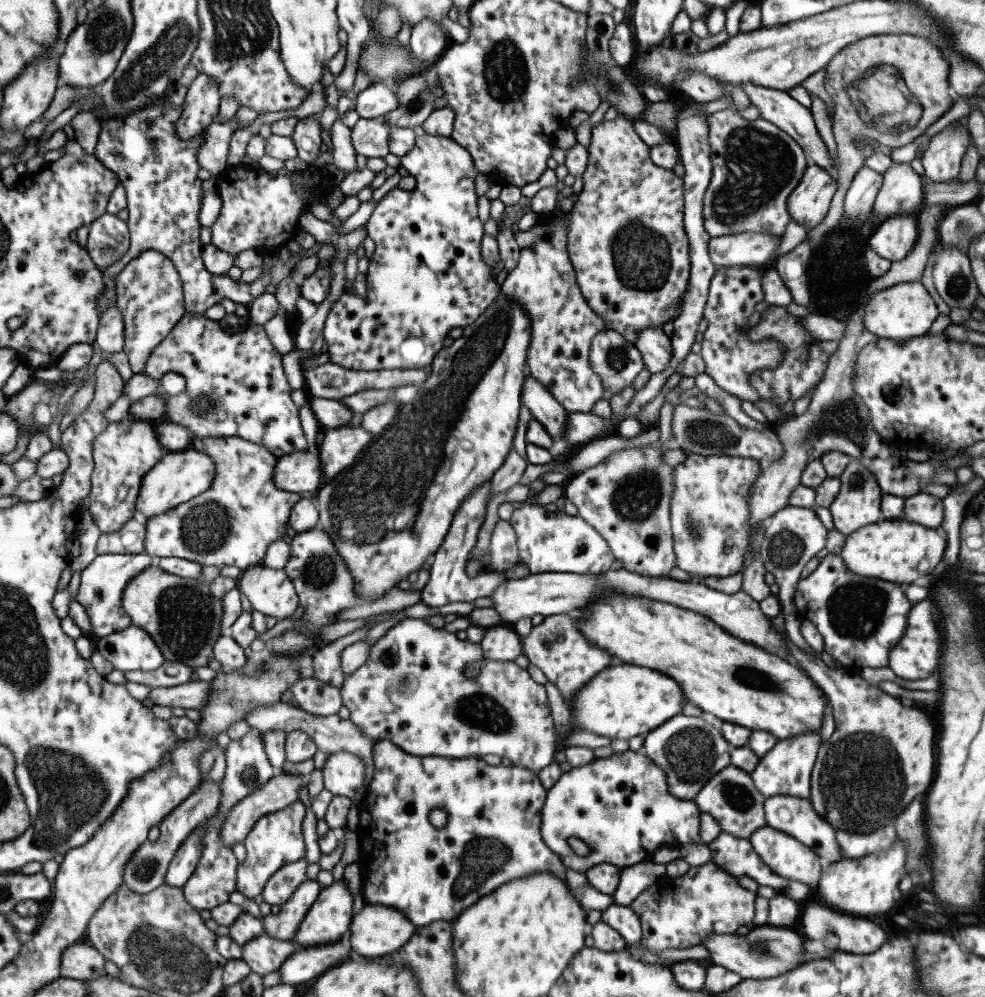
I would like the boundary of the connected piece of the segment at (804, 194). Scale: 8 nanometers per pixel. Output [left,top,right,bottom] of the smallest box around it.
[786,162,837,231]

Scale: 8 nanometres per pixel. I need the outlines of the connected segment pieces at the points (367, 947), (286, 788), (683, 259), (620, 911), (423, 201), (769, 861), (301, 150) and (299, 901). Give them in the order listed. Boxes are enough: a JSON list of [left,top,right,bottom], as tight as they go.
[[349,905,415,959],[219,771,307,848],[566,115,690,343],[600,904,641,945],[323,132,500,370],[748,825,820,886],[289,113,322,166],[261,879,322,941]]

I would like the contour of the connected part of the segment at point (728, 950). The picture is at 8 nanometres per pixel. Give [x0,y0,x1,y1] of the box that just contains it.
[699,925,805,980]

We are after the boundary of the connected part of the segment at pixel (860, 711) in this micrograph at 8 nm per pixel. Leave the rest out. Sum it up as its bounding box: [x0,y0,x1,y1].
[785,639,935,834]

